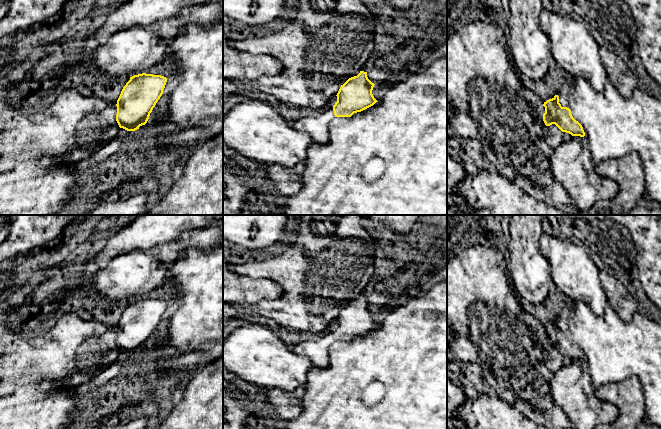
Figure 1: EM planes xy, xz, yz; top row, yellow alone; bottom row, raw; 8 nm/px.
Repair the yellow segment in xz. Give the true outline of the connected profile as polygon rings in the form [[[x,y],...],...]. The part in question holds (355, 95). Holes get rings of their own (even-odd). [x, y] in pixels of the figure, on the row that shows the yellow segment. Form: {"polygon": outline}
{"polygon": [[[360,71],[341,85],[332,110],[292,122],[293,128],[308,133],[312,143],[326,144],[329,141],[329,123],[335,117],[351,117],[378,102],[372,94],[374,85],[368,79],[367,72]]]}

